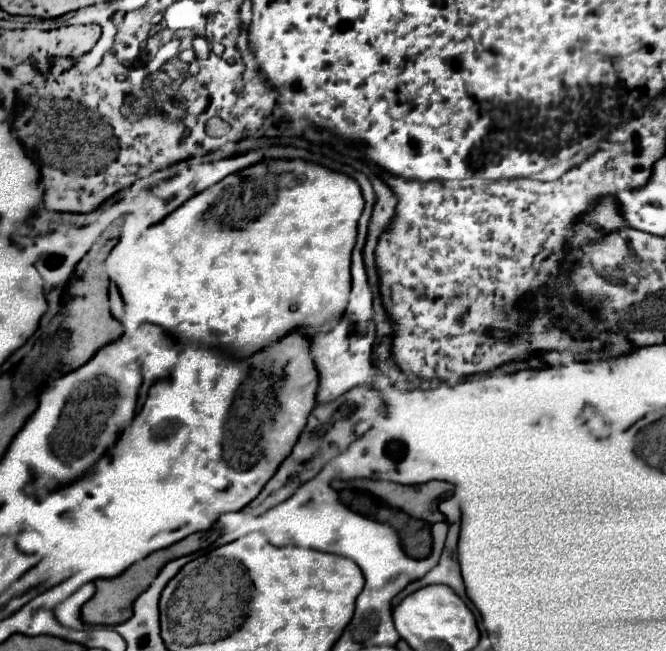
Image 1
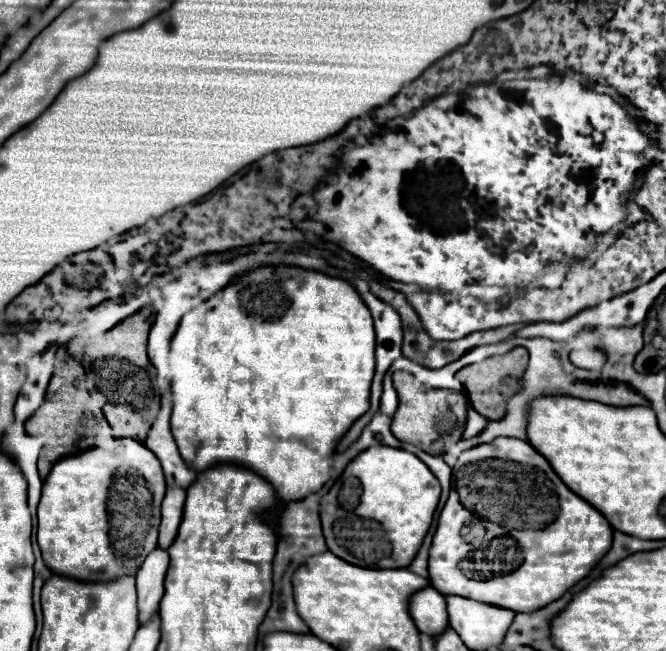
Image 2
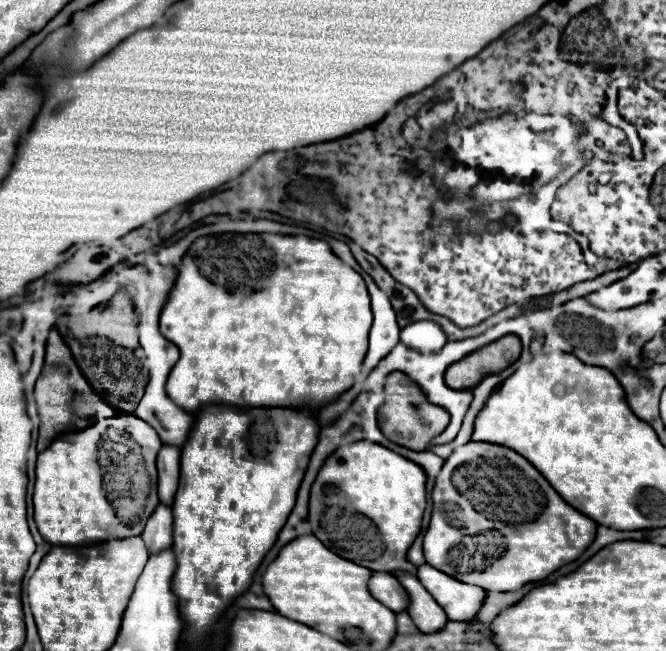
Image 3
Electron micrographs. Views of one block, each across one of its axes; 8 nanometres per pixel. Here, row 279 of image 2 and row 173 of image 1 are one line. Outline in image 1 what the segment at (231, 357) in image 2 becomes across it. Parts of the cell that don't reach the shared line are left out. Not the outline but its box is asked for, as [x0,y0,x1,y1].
[110,160,364,360]

